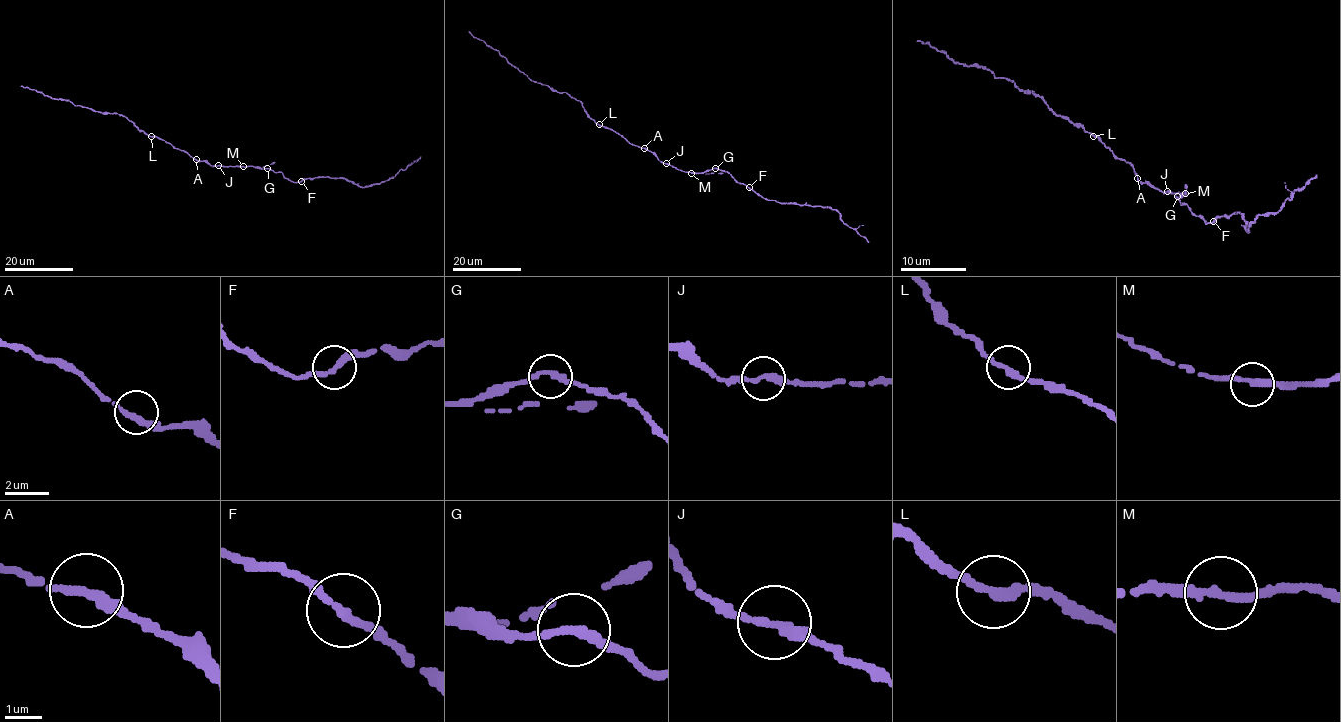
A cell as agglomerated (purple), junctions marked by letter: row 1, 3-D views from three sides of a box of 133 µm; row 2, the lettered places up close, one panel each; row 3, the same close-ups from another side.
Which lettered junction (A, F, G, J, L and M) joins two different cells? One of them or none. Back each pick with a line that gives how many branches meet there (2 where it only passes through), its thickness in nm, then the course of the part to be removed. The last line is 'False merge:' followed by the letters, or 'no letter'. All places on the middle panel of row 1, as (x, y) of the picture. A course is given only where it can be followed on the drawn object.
False merge: no letter

